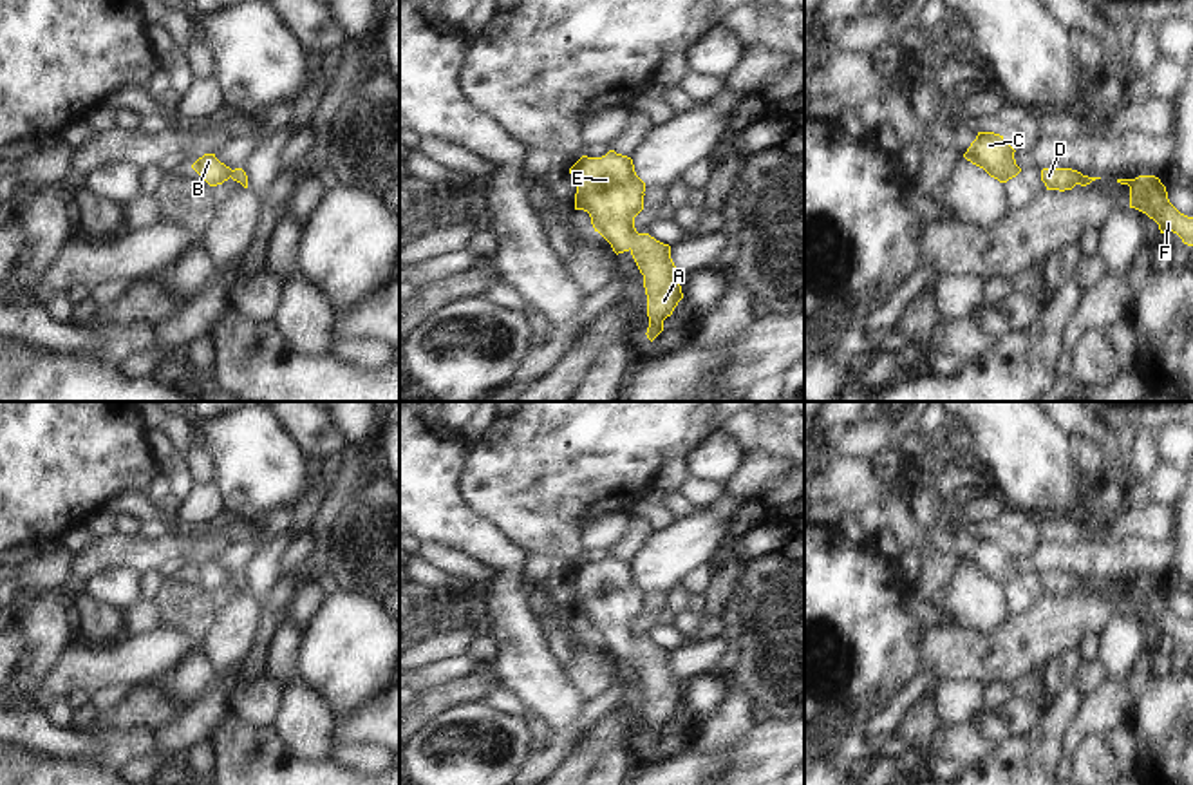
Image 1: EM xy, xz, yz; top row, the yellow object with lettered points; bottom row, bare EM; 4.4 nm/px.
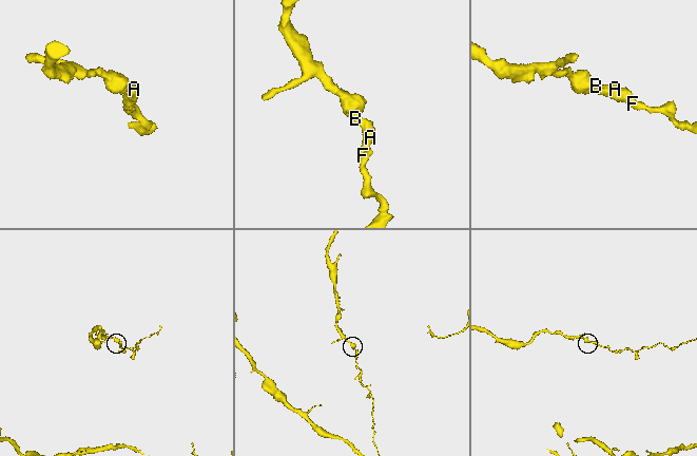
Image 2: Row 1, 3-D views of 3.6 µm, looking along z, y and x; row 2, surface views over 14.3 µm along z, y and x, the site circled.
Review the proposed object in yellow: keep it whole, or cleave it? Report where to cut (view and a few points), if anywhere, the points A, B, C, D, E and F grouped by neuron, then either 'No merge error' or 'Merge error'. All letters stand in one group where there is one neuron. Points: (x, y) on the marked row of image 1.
No split. Groups: A B C D E F. No merge error

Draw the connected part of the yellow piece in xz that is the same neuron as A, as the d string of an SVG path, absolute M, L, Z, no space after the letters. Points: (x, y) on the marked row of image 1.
M615 150L602 157L582 156L569 174L577 183L575 210L587 212L595 232L616 255L629 251L643 275L649 317L645 335L653 342L683 293L671 246L634 228L634 217L643 210L645 183L636 175L633 159Z

